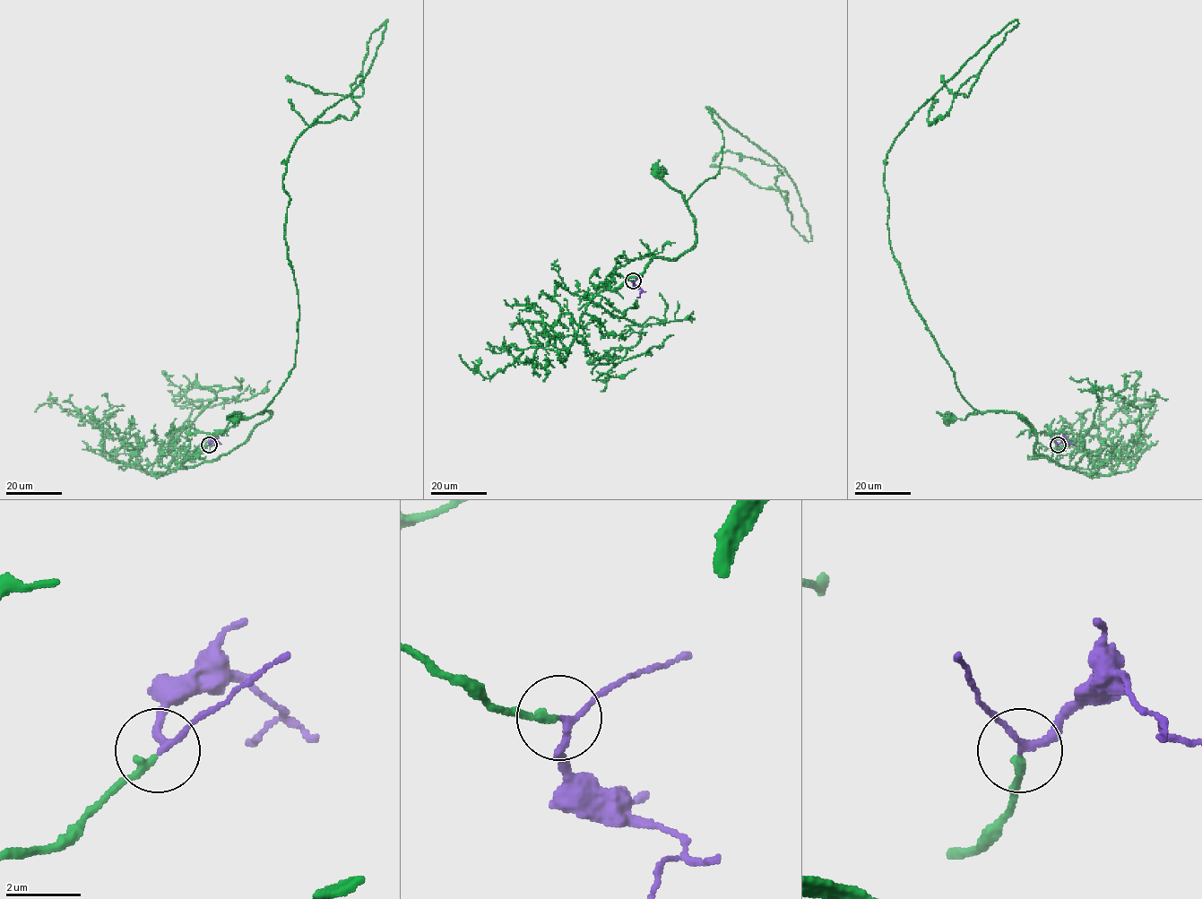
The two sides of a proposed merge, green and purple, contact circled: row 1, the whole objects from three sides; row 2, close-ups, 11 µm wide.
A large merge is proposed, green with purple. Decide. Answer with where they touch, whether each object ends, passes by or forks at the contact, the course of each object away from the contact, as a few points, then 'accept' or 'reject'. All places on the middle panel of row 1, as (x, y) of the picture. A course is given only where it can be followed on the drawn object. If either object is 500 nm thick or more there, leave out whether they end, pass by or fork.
(633, 280) | green ends | purple passes by | green via (633, 280), (610, 272), (606, 279), (617, 289), (653, 258), (678, 259), (696, 238), (685, 197), (661, 173) | purple via (633, 280), (642, 290), (637, 298) | accept

